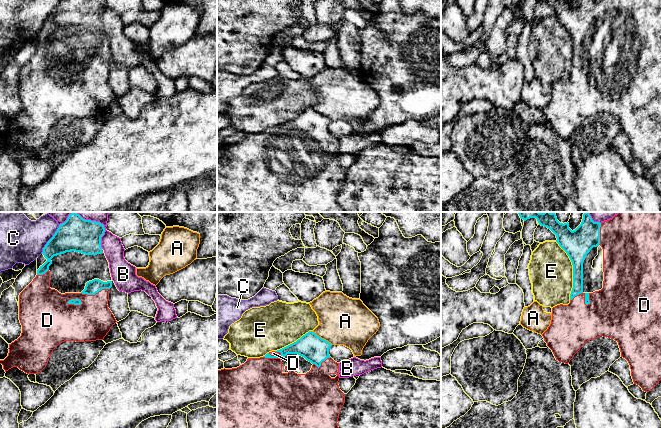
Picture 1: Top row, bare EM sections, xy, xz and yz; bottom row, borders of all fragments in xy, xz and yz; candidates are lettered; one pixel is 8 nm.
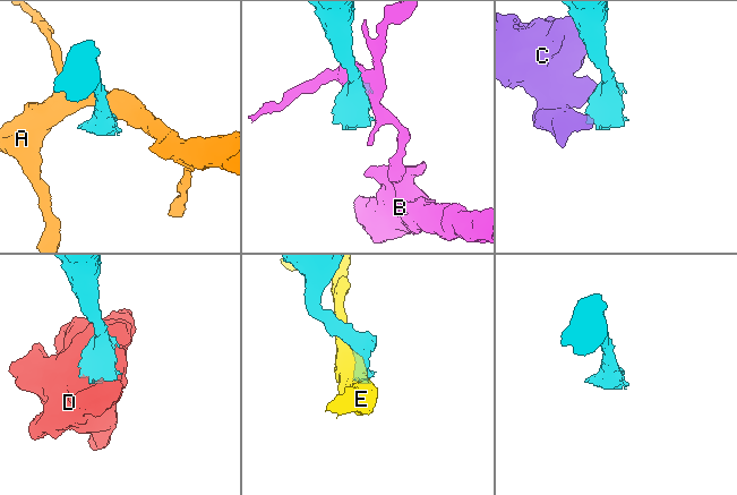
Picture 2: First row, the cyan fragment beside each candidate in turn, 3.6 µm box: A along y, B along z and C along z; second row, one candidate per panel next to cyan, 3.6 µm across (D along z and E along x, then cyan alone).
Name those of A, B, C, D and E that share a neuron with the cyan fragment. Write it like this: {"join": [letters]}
{"join": ["D"]}

